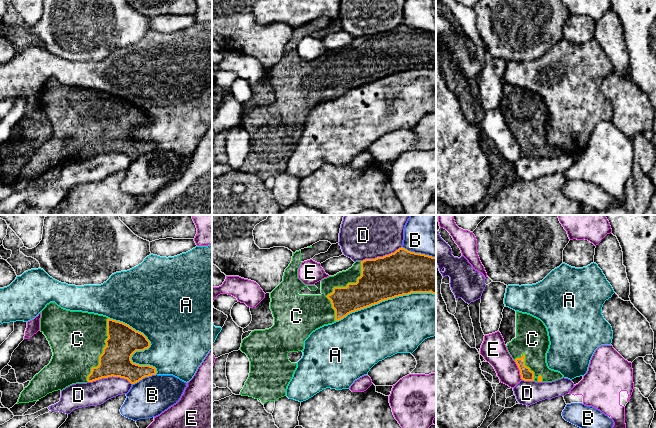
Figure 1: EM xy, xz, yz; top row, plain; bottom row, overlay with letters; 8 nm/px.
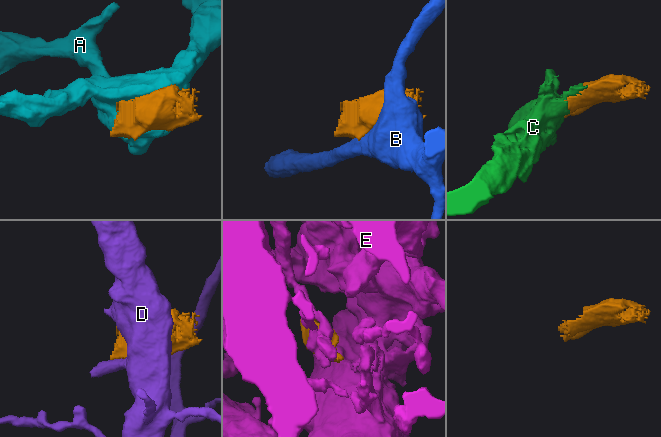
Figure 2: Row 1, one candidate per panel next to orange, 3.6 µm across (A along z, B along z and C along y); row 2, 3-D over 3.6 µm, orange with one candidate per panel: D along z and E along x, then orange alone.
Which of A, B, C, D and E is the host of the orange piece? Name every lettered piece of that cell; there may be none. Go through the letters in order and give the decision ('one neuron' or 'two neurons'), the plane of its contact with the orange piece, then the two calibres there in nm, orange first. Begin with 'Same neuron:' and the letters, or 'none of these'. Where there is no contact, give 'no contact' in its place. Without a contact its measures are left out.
Same neuron: C
A: two neurons; contact in xy; calibres 260 and 440 nm
B: two neurons; contact in xz; calibres 360 and 260 nm
C: one neuron; contact in xz; calibres 240 and 260 nm
D: two neurons; contact in xy; calibres 240 and 190 nm
E: two neurons; contact in yz; calibres 100 and 200 nm

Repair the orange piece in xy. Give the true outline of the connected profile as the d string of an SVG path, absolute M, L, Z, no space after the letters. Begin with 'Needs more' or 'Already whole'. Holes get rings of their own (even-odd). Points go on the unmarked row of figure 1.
Needs more. M50 78L41 87L40 107L46 112L53 132L29 161L21 168L17 180L37 177L54 167L76 159L93 158L102 154L120 153L135 160L145 153L156 151L156 144L133 139L132 131L150 123L147 113L129 101L103 91L70 87Z

